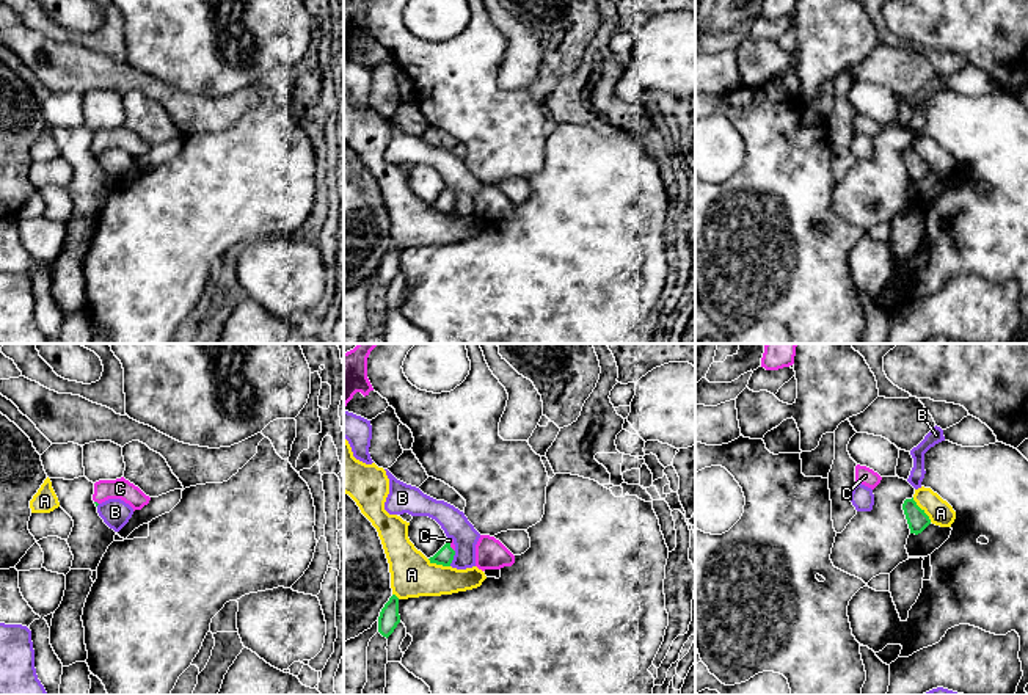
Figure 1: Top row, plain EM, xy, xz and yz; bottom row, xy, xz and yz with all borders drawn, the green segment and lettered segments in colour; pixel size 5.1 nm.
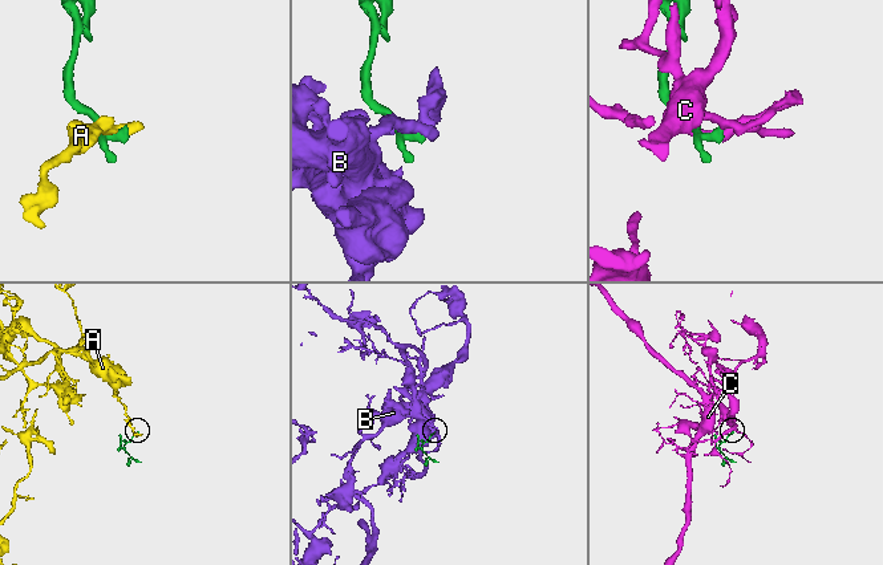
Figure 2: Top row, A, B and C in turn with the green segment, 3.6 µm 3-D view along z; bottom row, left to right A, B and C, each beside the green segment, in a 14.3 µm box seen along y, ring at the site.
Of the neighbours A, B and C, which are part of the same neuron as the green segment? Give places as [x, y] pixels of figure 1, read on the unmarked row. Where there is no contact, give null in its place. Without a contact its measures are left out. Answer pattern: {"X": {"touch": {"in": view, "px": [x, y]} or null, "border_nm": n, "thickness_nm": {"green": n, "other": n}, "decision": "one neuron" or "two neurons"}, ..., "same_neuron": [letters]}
{"A": {"touch": {"in": "yz", "px": [922, 159]}, "border_nm": 160, "thickness_nm": {"green": 110, "other": 130}, "decision": "two neurons"}, "B": {"touch": {"in": "xz", "px": [452, 207]}, "border_nm": 90, "thickness_nm": {"green": 90, "other": 140}, "decision": "two neurons"}, "C": {"touch": {"in": "xz", "px": [449, 195]}, "border_nm": 80, "thickness_nm": {"green": 90, "other": 20}, "decision": "one neuron"}, "same_neuron": ["C"]}

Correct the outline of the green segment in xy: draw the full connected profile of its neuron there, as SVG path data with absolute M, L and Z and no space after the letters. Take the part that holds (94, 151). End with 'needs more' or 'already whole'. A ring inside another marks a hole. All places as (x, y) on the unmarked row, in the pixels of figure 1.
M124 126L116 129L99 129L94 132L93 149L96 155L108 147L121 147L129 152L133 160L141 158L151 149L149 144Z; needs more

